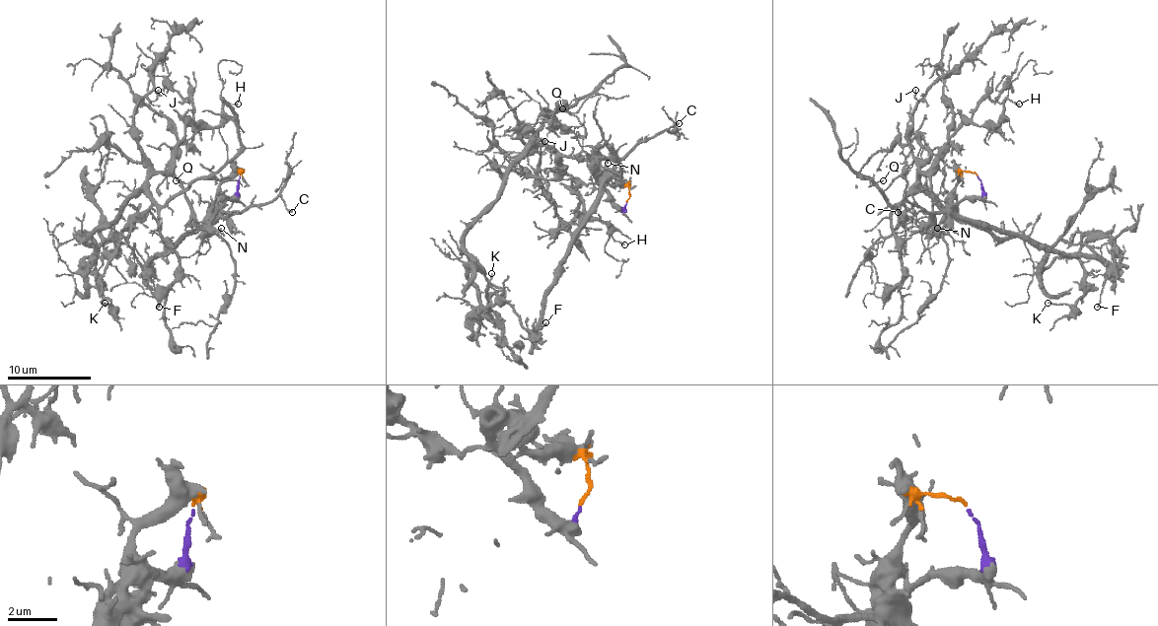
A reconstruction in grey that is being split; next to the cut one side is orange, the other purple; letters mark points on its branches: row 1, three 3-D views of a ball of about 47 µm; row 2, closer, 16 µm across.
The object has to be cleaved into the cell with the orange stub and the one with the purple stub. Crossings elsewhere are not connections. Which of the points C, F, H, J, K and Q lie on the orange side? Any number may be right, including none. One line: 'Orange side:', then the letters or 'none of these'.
Orange side: C, F

